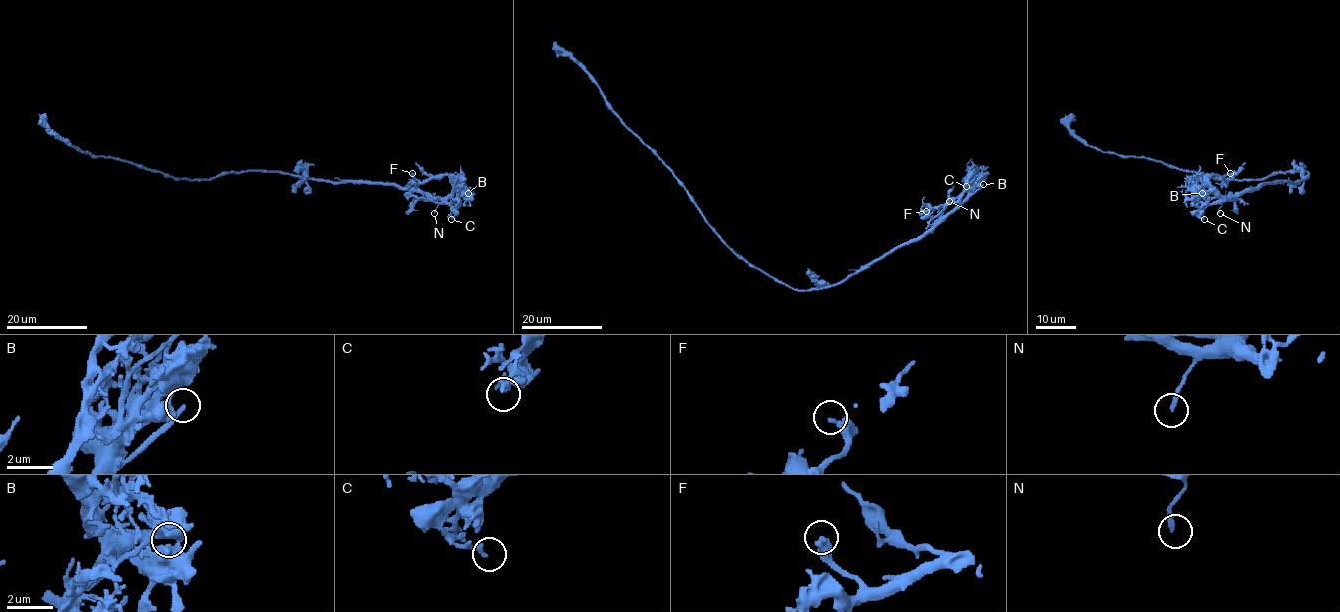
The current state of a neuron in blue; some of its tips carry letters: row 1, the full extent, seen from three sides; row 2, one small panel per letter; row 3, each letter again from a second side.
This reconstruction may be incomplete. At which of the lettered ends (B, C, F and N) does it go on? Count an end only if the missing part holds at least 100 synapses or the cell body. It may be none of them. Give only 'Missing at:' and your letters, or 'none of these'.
Missing at: B

